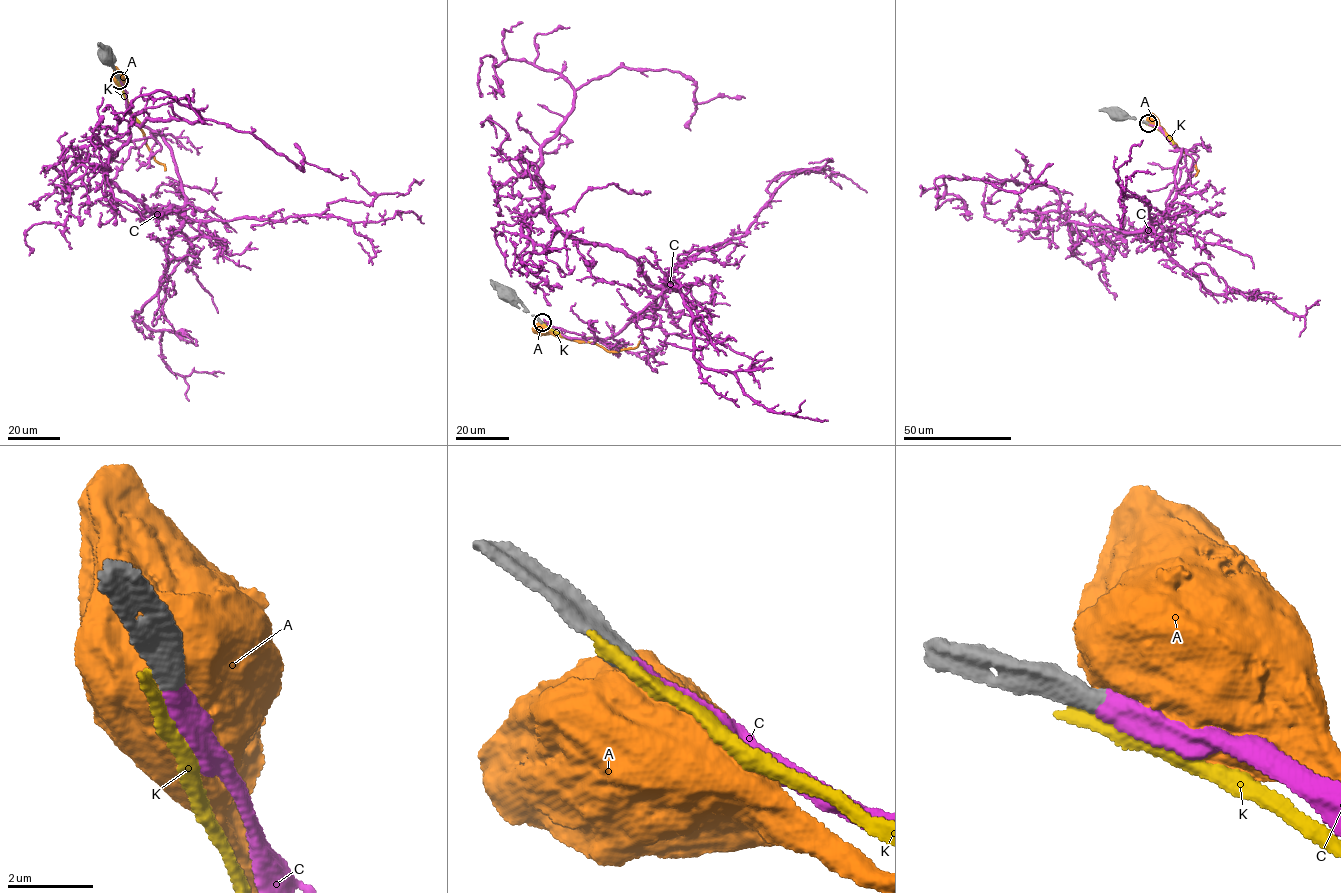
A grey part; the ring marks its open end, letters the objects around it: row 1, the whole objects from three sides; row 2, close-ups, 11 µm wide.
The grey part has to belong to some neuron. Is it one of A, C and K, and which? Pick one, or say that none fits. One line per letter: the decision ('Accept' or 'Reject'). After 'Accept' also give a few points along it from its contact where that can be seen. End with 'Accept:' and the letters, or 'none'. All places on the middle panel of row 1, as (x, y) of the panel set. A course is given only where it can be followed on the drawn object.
A: Reject
C: Accept. Its course: (541, 322), (610, 338), (663, 297), (542, 209), (574, 92), (621, 67), (744, 98)
K: Reject
Accept: C

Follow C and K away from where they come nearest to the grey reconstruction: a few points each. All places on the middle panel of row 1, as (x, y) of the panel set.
C: (541, 322), (610, 338), (663, 297), (542, 209), (574, 92), (621, 67), (744, 98)
K: (540, 322), (568, 338), (591, 337)

